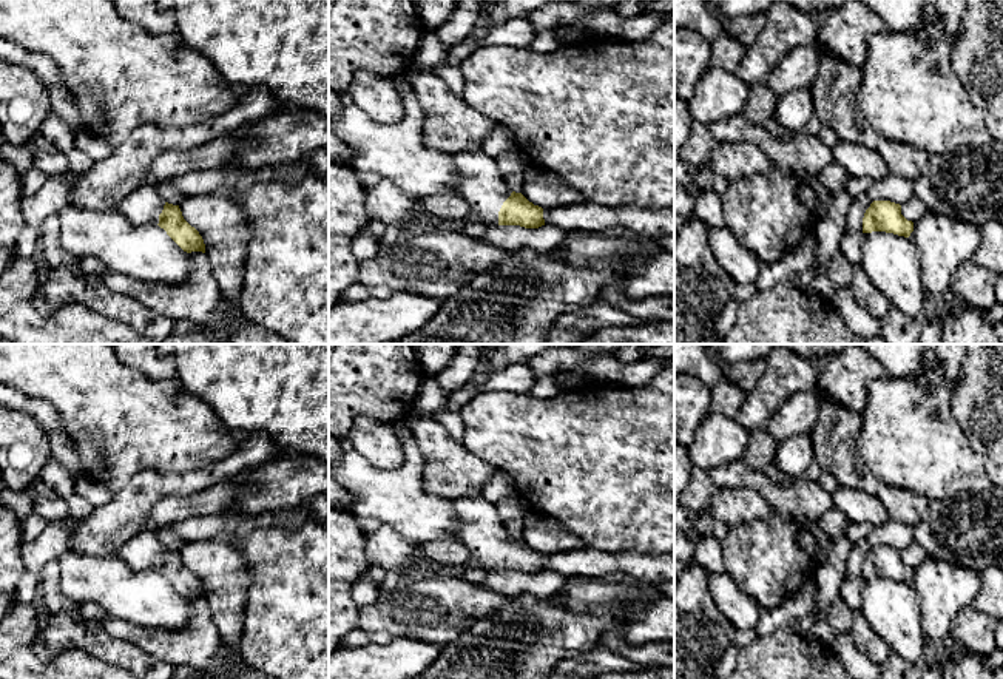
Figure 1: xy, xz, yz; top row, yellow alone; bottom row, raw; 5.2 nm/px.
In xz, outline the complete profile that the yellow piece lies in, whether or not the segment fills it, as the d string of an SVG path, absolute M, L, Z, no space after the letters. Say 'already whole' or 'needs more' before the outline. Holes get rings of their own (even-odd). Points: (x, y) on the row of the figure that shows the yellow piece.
needs more; M483 150L451 154L460 193L469 211L489 225L520 225L539 228L545 225L543 208L515 193L505 182L495 159Z

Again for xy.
needs more; M156 187L137 188L120 201L117 211L134 225L157 224L187 253L205 253L199 231L184 219L179 205L164 201Z

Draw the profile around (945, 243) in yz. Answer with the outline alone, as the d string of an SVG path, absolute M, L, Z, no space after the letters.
M934 211L914 222L914 241L920 248L923 282L934 301L949 296L957 269L974 259L981 241L980 228L961 219Z

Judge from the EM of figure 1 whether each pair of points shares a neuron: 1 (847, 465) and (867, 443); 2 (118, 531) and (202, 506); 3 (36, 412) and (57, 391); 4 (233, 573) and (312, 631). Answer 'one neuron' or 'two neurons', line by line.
1: two neurons
2: two neurons
3: two neurons
4: two neurons

